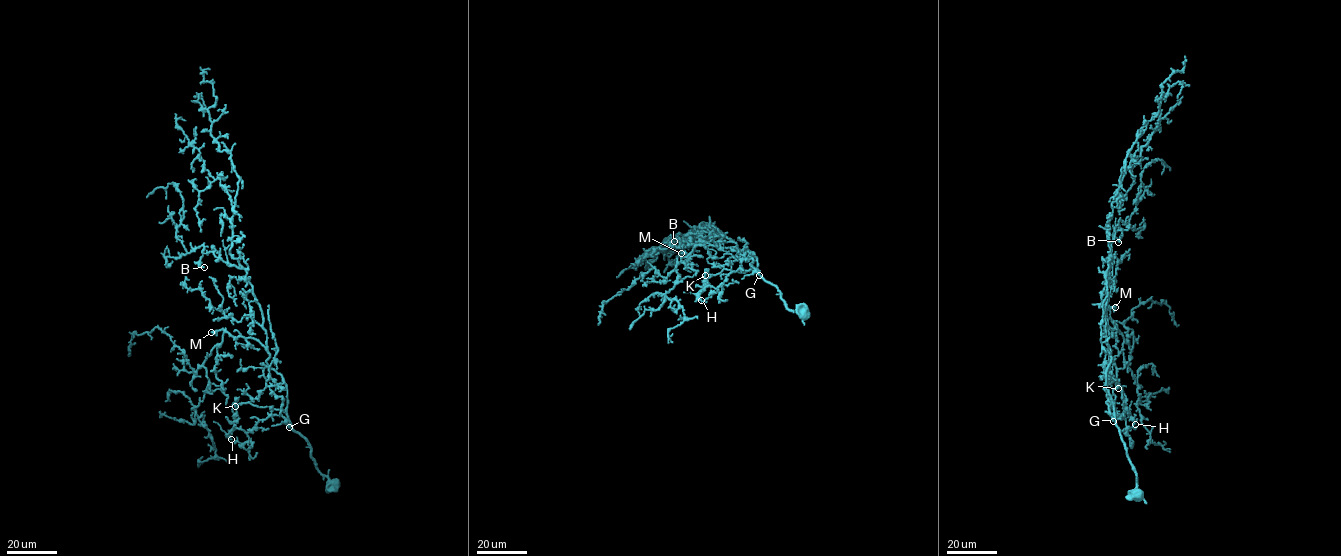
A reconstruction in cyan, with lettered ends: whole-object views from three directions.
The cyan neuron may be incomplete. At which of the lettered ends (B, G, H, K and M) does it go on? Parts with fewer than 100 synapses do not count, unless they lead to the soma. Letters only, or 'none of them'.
G, M

